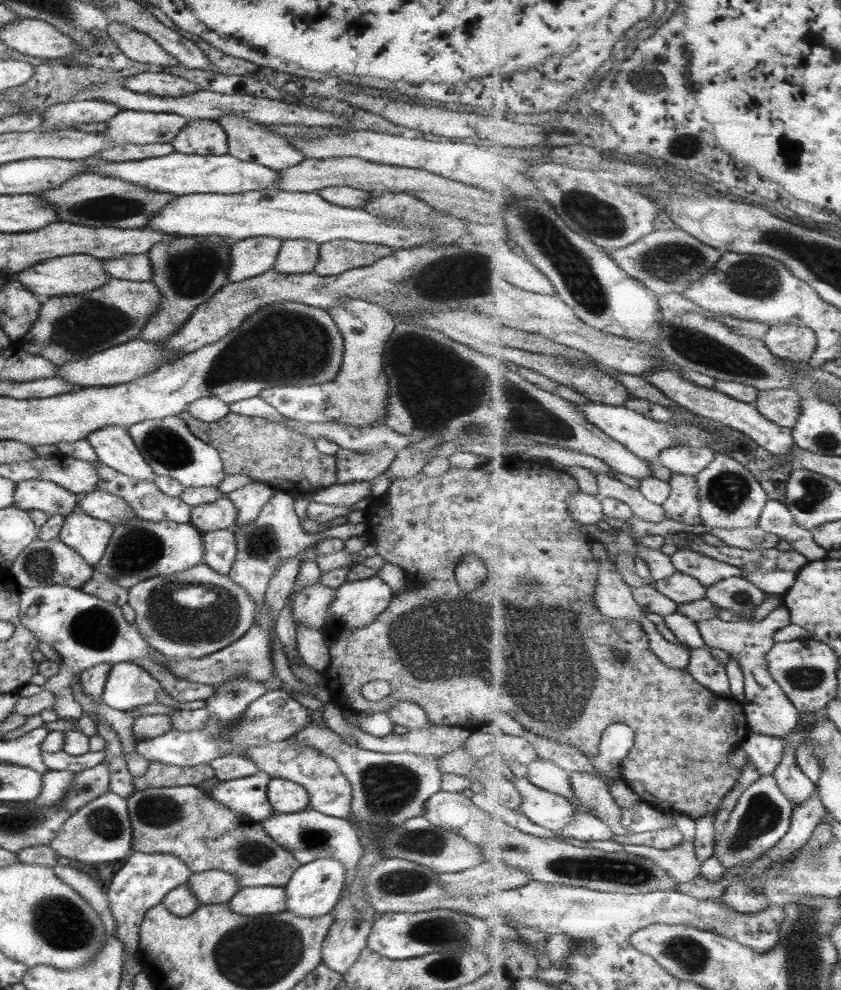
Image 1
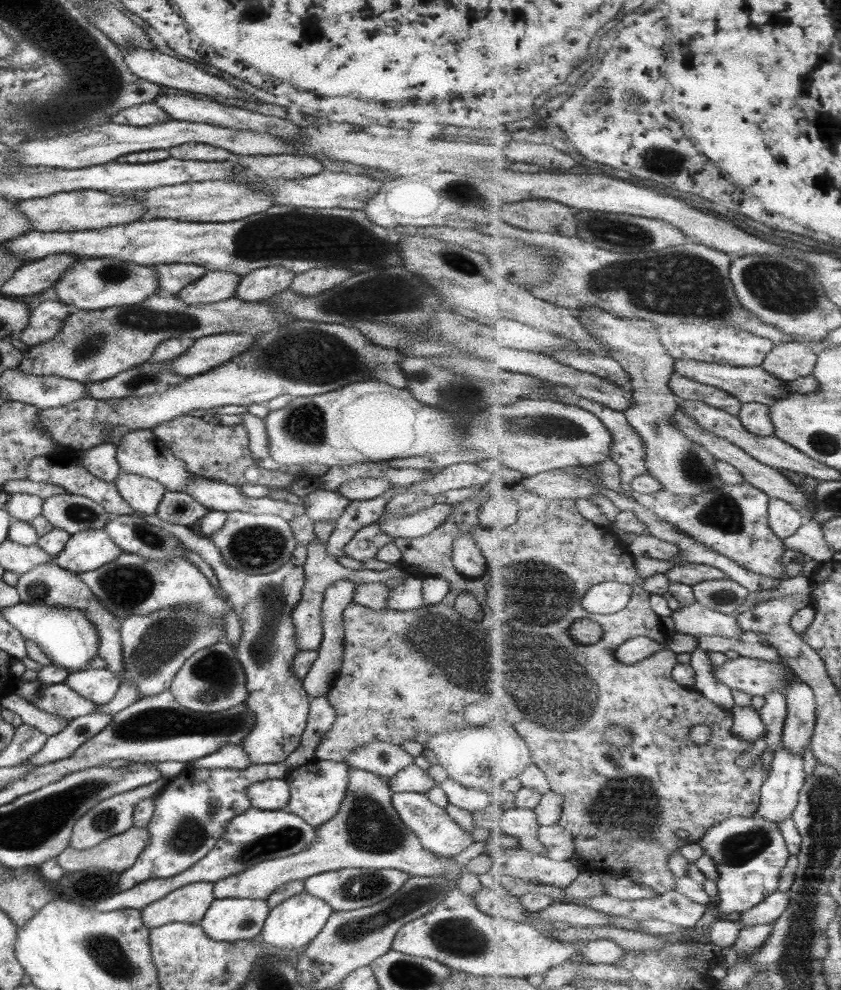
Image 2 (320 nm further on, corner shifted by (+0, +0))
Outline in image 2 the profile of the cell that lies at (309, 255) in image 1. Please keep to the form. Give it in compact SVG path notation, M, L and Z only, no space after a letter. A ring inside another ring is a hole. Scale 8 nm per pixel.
M263 266L247 274L238 281L233 297L242 302L257 303L267 301L271 296L288 288L295 273L282 266Z

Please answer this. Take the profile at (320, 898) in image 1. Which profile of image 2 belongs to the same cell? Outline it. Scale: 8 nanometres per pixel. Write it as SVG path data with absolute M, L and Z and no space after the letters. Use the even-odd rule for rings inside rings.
M302 891L291 898L285 898L283 902L270 909L258 938L283 952L300 950L309 944L316 934L319 934L331 914L331 907L327 906L326 902Z

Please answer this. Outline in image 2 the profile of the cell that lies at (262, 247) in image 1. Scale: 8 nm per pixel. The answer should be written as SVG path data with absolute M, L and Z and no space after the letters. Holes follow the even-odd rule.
M206 271L195 282L186 284L174 294L183 304L207 304L233 297L233 291L241 276L232 272Z

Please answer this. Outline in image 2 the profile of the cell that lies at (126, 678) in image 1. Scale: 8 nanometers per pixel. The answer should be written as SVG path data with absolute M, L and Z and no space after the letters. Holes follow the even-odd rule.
M104 668L70 672L62 683L97 707L108 703L120 685L119 679Z

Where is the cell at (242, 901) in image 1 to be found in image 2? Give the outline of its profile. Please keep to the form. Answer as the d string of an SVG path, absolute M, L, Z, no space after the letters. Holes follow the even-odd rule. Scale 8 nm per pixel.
M214 898L198 926L215 942L258 938L269 911L265 900Z

